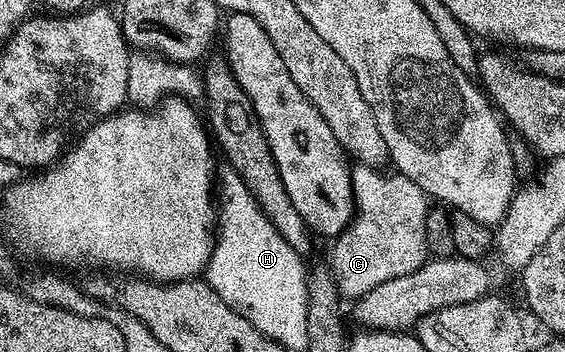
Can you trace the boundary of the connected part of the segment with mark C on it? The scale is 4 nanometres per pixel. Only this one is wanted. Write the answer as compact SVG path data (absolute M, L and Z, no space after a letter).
M362 166L351 174L356 213L353 222L332 240L331 270L337 290L346 300L356 301L383 281L407 277L427 262L426 213L431 205L425 191L406 175L383 175L380 170Z

